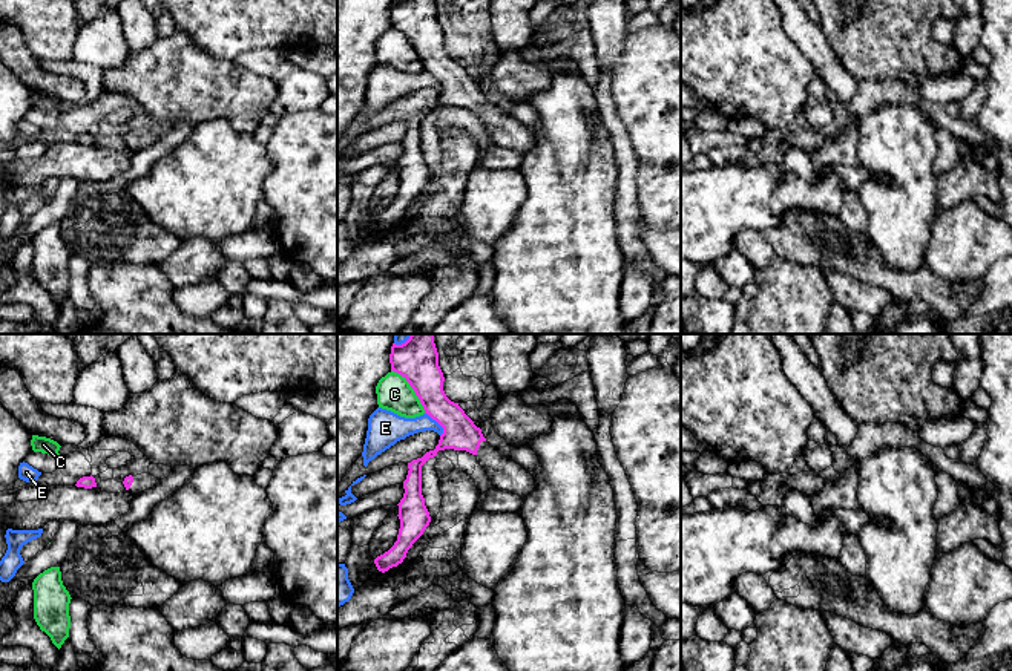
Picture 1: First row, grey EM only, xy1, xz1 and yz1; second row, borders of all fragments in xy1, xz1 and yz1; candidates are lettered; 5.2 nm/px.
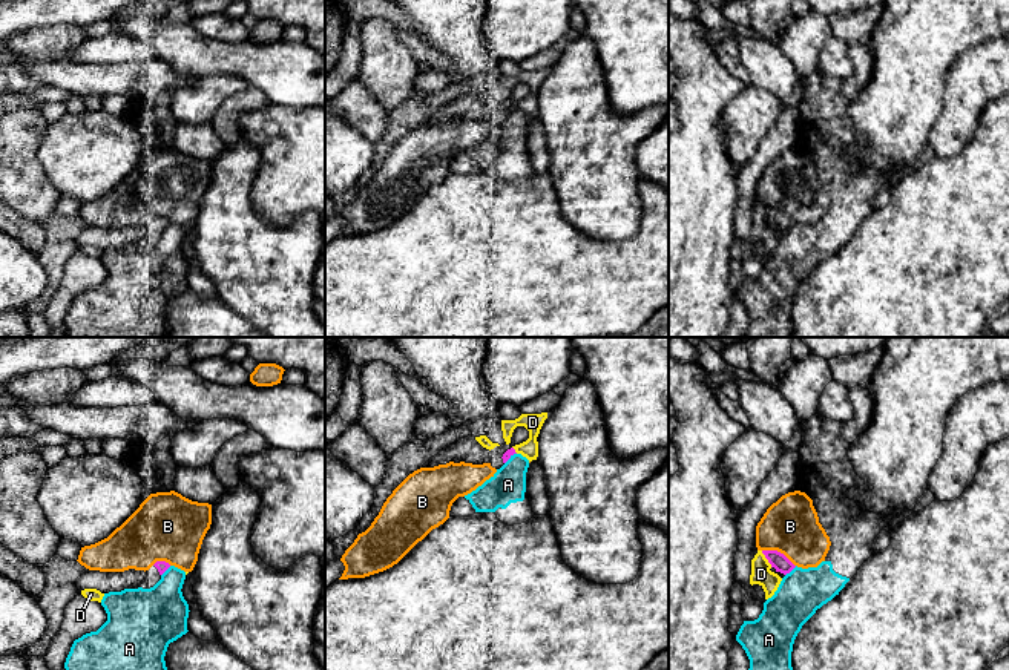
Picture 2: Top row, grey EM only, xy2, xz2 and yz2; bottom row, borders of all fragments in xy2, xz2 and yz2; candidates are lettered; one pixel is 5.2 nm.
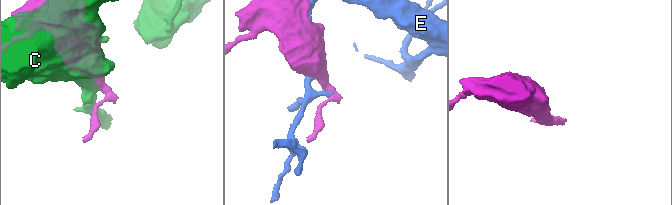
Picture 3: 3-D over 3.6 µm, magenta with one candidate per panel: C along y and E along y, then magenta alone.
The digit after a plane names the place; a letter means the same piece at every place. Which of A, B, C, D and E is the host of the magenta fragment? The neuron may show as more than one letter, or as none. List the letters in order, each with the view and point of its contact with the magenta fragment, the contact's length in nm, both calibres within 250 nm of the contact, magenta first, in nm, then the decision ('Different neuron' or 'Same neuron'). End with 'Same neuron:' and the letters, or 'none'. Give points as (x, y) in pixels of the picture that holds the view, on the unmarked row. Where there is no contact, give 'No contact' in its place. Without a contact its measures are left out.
A: Touches magenta at yz2 (790, 227). Shared border 80 nm. Thickness 90 nm (magenta) against 240 nm. Different neuron
B: Touches magenta at yz2 (779, 209). Shared border 200 nm. Thickness 90 nm (magenta) against 300 nm. Different neuron
C: Touches magenta at xz1 (413, 45). Shared border 300 nm. Thickness 200 nm (magenta) against 180 nm. Different neuron
D: Touches magenta at yz2 (765, 213). Shared border 110 nm. Thickness 90 nm (magenta) against 110 nm. Different neuron
E: Touches magenta at xz1 (437, 78). Shared border 150 nm. Thickness 180 nm (magenta) against 160 nm. Different neuron
Same neuron: none

